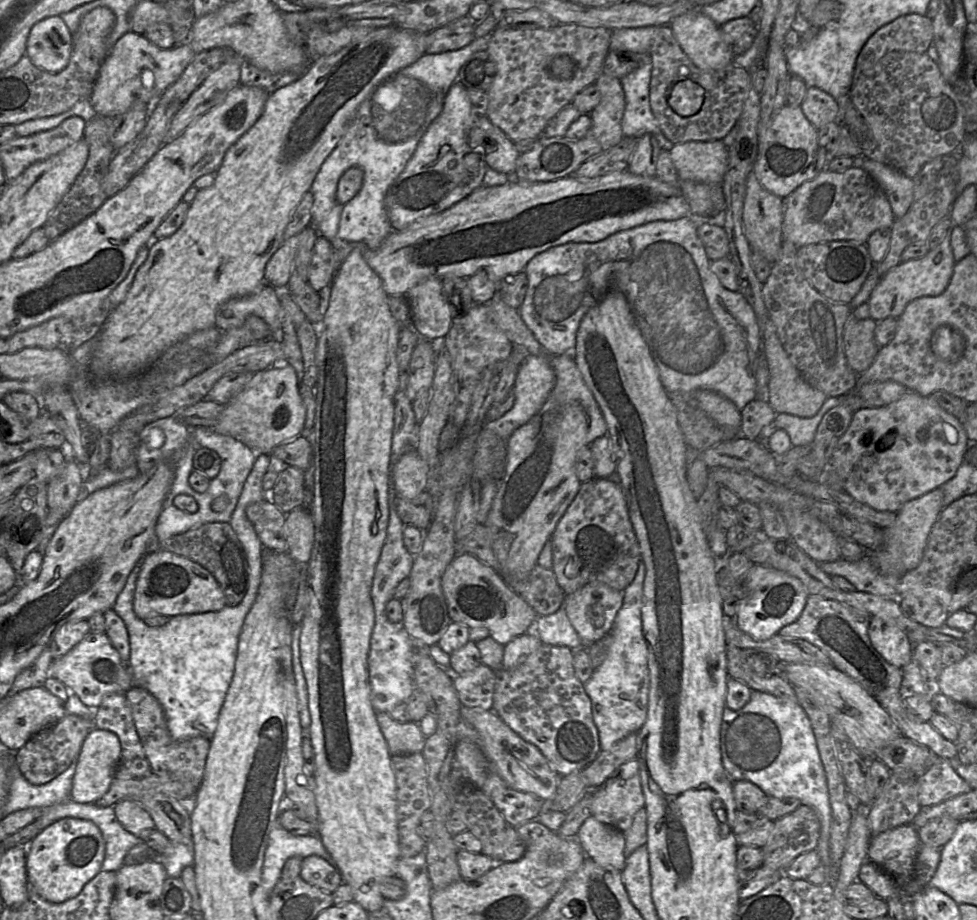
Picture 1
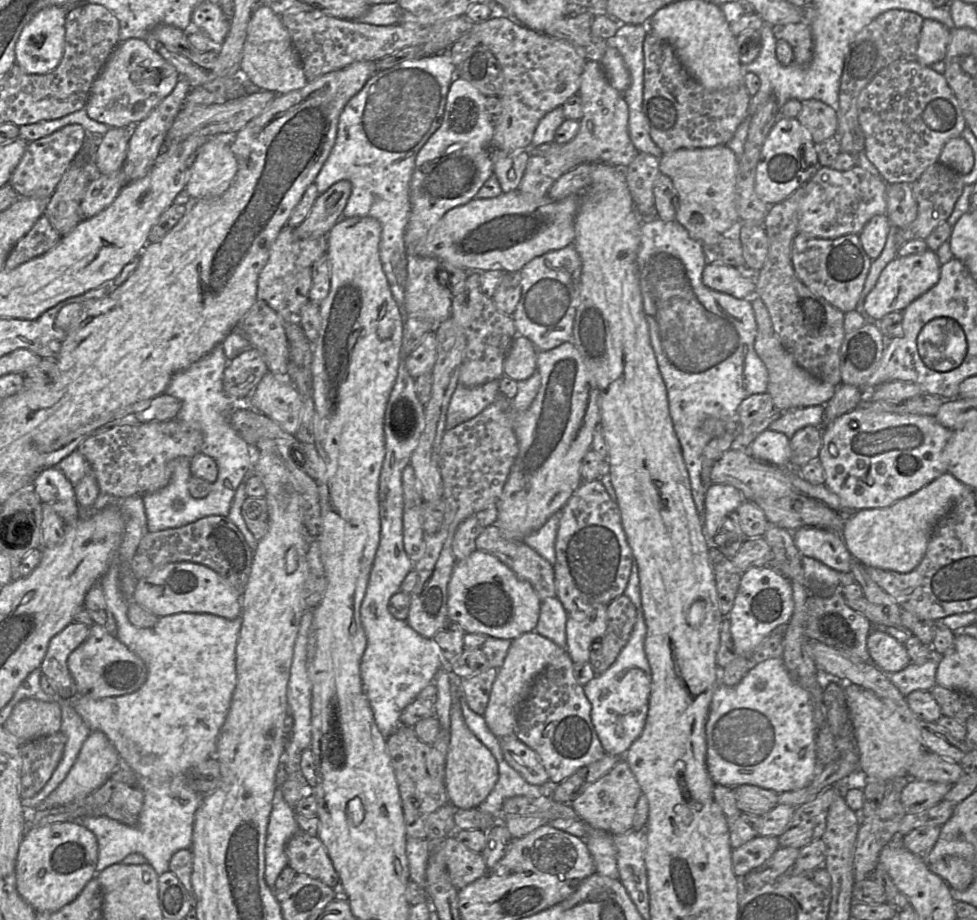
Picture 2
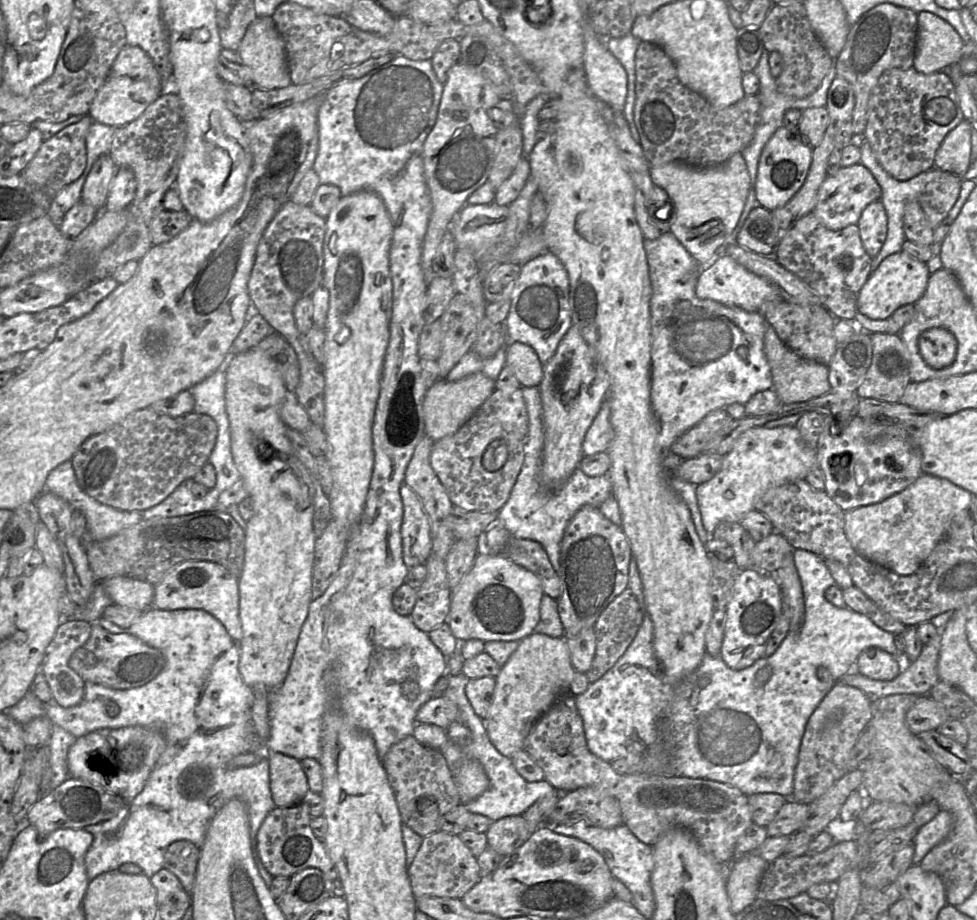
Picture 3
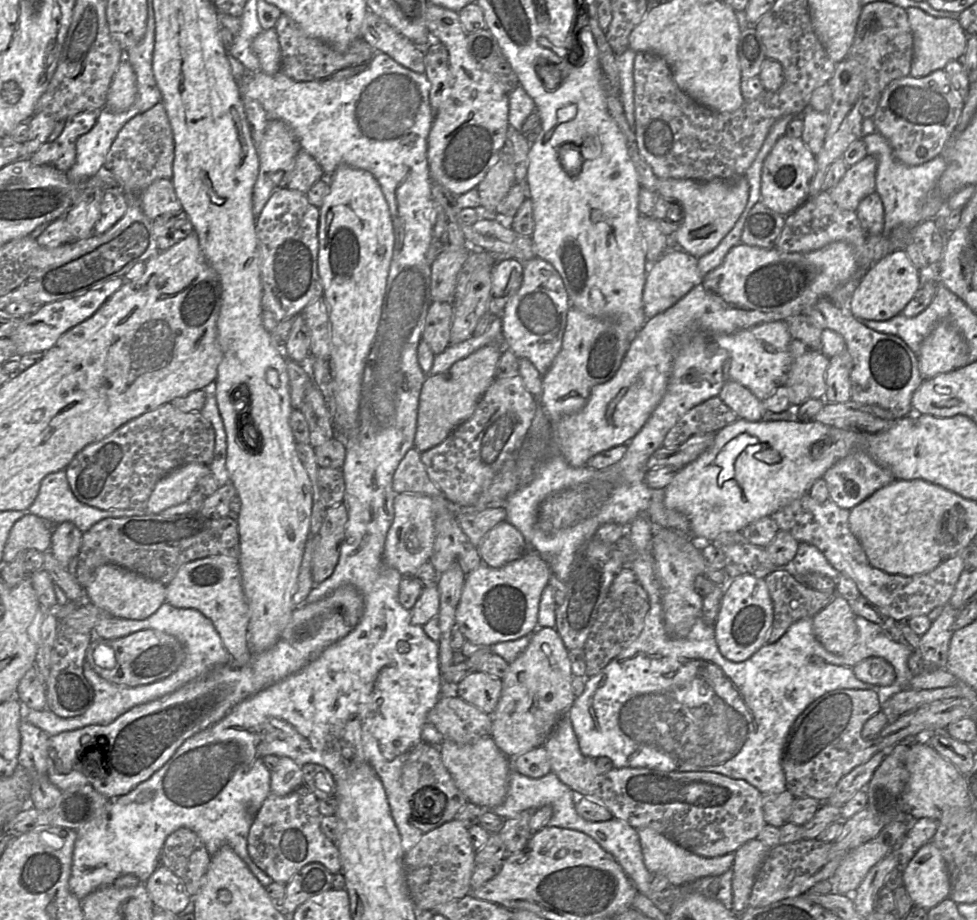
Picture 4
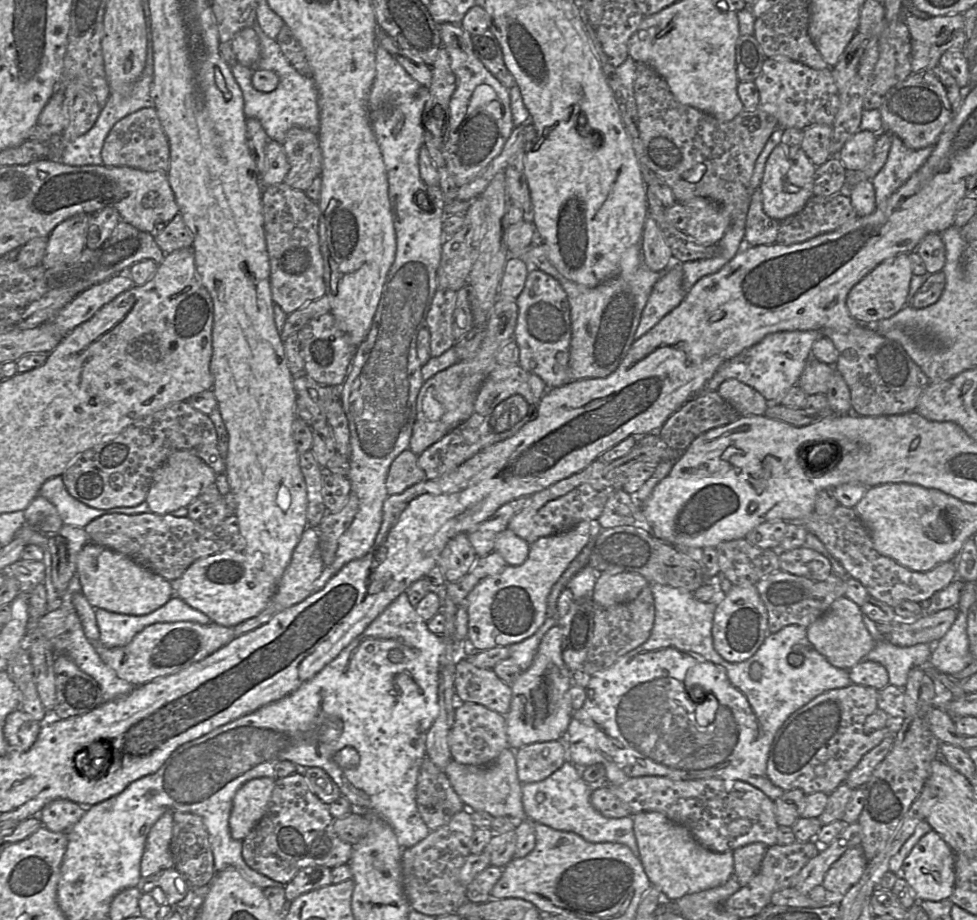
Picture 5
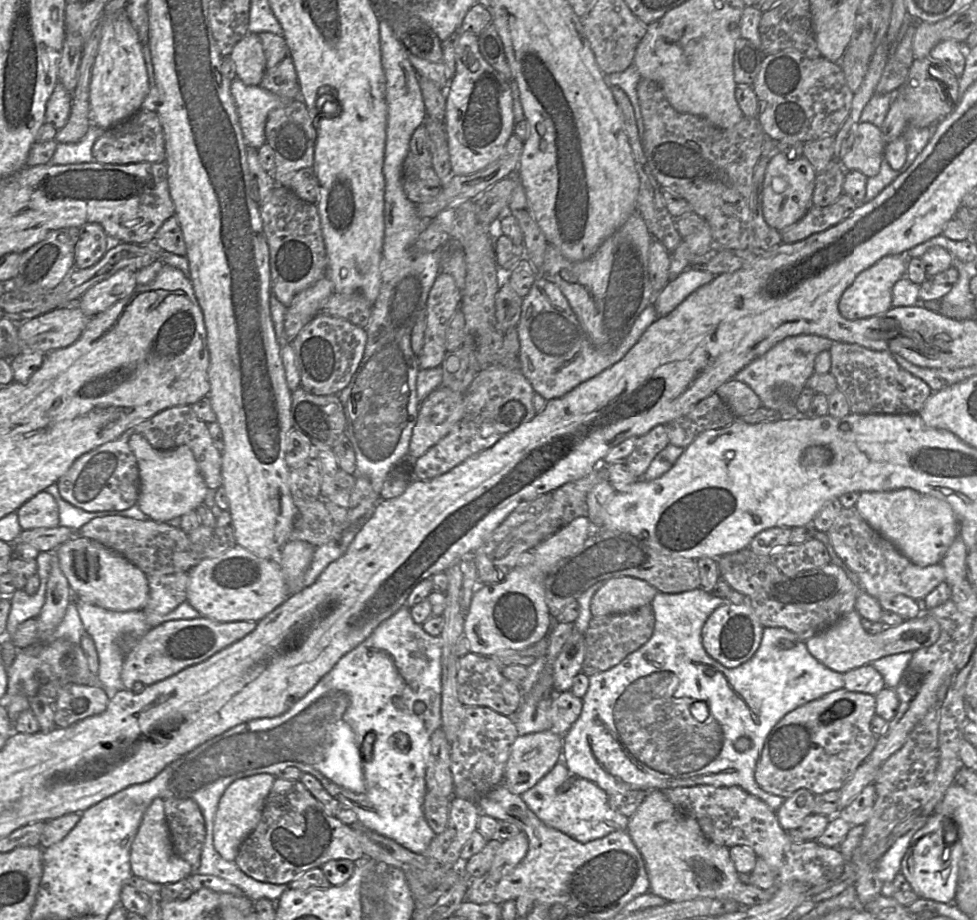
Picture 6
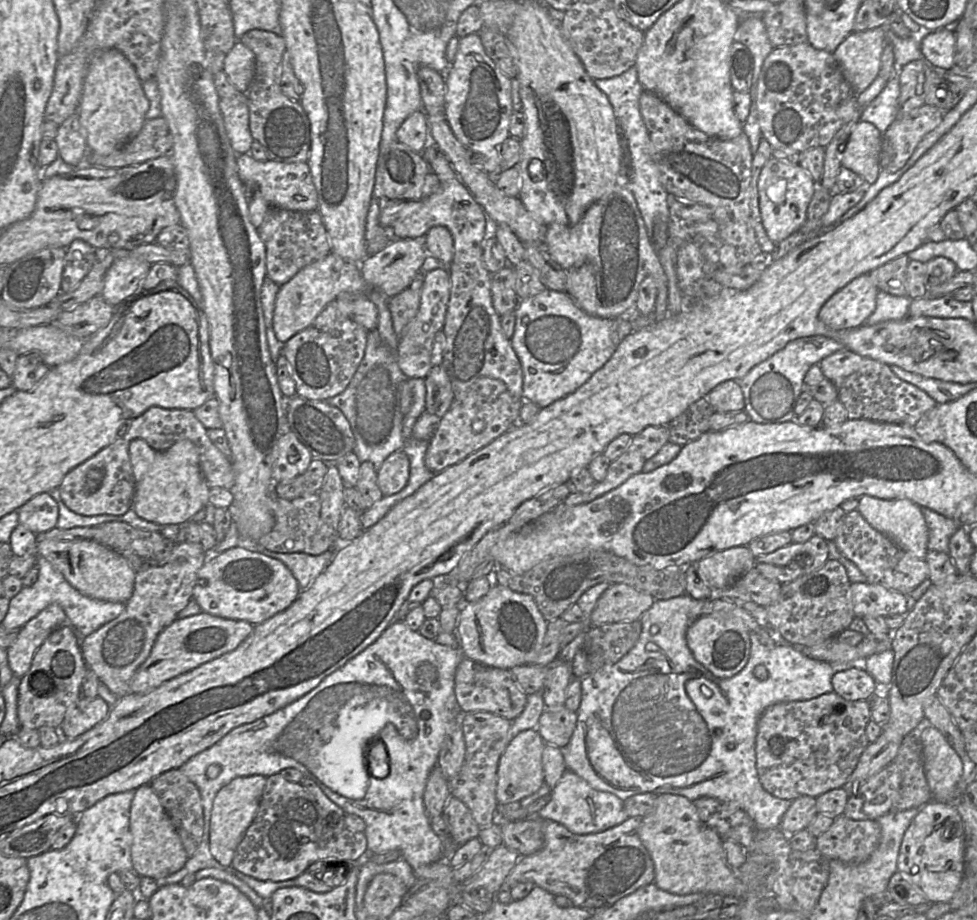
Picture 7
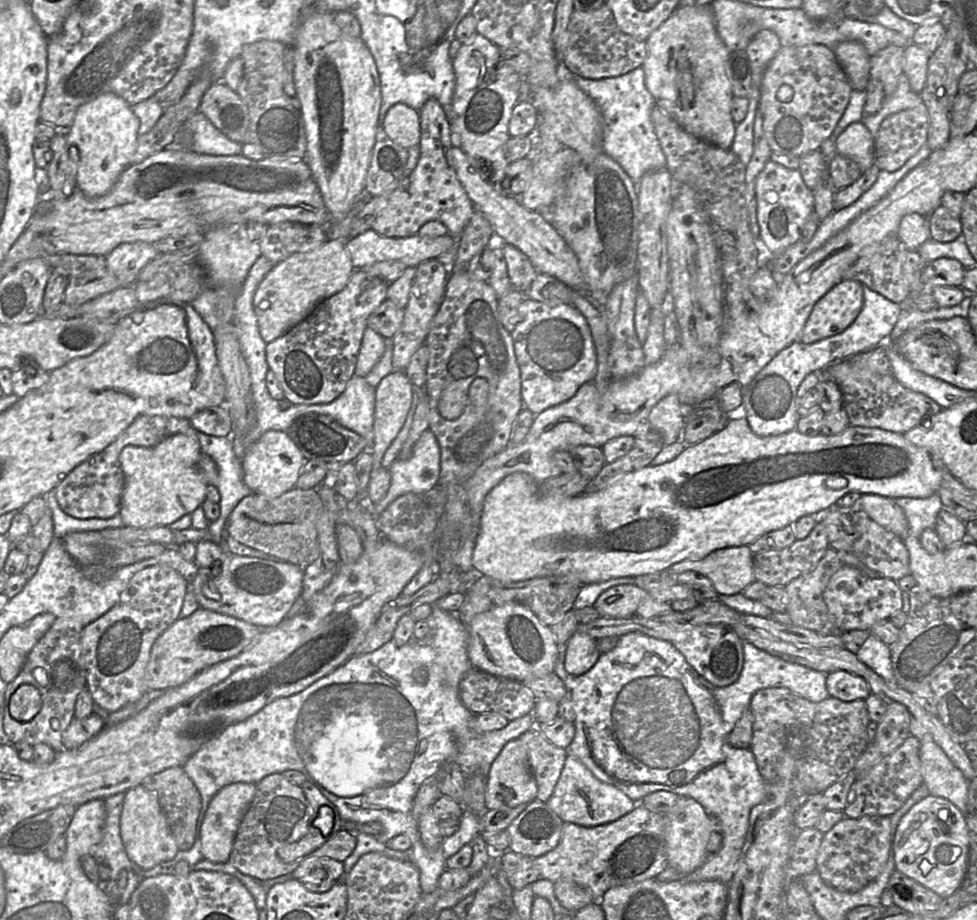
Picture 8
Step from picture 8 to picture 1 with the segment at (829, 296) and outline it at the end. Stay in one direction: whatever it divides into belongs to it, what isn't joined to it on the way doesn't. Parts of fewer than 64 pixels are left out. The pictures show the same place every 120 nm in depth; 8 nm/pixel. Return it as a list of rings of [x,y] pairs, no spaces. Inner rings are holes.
[[[953,226],[947,230],[941,243],[925,255],[900,262],[882,276],[867,301],[870,318],[877,322],[888,317],[898,318],[911,301],[924,296],[938,296],[945,291],[956,264],[951,247],[952,229]]]

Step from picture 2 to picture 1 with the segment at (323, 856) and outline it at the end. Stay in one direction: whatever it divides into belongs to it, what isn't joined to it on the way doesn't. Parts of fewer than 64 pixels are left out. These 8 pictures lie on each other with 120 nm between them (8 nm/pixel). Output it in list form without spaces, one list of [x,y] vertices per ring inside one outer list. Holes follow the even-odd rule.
[[[317,855],[302,859],[300,877],[327,893],[333,893],[343,882],[336,866]]]

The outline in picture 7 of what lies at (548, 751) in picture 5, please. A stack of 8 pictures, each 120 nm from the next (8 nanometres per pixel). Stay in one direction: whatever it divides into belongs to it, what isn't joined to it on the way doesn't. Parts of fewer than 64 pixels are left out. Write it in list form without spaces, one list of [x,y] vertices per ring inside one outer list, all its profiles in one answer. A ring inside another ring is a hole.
[[[536,728],[524,730],[511,739],[498,763],[496,784],[498,805],[518,802],[539,790],[544,783],[542,753],[545,744]]]

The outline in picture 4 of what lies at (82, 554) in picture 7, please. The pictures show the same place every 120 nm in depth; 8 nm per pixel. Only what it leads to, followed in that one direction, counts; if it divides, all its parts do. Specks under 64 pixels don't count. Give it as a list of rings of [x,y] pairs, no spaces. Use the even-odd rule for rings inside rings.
[[[115,564],[100,566],[84,589],[86,600],[107,611],[113,617],[144,620],[166,602],[166,585],[129,571]]]

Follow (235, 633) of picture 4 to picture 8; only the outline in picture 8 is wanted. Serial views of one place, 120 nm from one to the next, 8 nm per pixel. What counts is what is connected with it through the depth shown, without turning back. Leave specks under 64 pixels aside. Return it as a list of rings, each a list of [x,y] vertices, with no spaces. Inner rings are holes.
[[[231,554],[227,556],[227,563],[222,563],[221,572],[218,575],[213,575],[210,568],[199,568],[190,588],[200,607],[244,620],[263,629],[275,627],[284,620],[294,602],[301,595],[303,579],[304,568],[298,565]]]

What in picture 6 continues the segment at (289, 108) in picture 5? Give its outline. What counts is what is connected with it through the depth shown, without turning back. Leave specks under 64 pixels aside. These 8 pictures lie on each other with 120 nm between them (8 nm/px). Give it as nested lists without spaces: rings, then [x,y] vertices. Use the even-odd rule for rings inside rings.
[[[236,76],[231,81],[230,92],[246,145],[256,149],[266,144],[265,125],[269,113],[294,100],[274,94],[260,85],[246,85]]]

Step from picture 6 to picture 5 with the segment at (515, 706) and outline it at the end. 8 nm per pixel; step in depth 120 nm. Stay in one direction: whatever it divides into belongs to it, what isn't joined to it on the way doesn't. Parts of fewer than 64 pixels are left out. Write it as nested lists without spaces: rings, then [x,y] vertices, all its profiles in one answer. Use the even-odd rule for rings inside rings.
[[[469,658],[456,663],[455,693],[457,703],[476,703],[506,715],[510,709],[512,689],[492,669],[474,666]]]

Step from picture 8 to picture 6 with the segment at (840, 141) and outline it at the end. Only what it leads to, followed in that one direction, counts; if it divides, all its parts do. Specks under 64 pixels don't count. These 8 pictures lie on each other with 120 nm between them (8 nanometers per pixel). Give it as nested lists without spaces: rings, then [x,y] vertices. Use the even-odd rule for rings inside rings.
[[[859,122],[853,132],[853,139],[854,141],[851,148],[845,154],[840,154],[839,152],[839,162],[842,167],[846,171],[860,171],[867,176],[867,178],[876,176],[880,171],[884,158],[885,142],[881,129],[870,122]]]

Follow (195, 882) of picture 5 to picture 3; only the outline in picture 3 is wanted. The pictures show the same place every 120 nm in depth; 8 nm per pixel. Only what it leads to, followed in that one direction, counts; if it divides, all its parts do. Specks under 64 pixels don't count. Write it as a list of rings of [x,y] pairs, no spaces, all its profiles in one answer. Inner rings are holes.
[[[188,840],[171,843],[164,855],[163,868],[174,874],[182,883],[192,904],[193,888],[200,857],[200,847]]]

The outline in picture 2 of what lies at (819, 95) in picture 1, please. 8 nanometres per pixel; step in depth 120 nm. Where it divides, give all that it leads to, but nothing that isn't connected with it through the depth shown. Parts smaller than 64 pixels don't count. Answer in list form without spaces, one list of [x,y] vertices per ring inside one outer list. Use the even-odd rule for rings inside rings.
[[[820,100],[803,101],[797,119],[810,132],[816,145],[836,135],[837,111]]]

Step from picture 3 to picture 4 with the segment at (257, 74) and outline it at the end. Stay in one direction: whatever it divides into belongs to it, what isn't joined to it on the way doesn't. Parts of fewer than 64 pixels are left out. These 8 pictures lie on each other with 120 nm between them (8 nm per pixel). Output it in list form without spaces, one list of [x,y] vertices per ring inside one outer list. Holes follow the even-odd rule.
[[[275,28],[263,30],[257,35],[252,48],[260,62],[262,72],[274,75],[281,70],[281,49]]]

